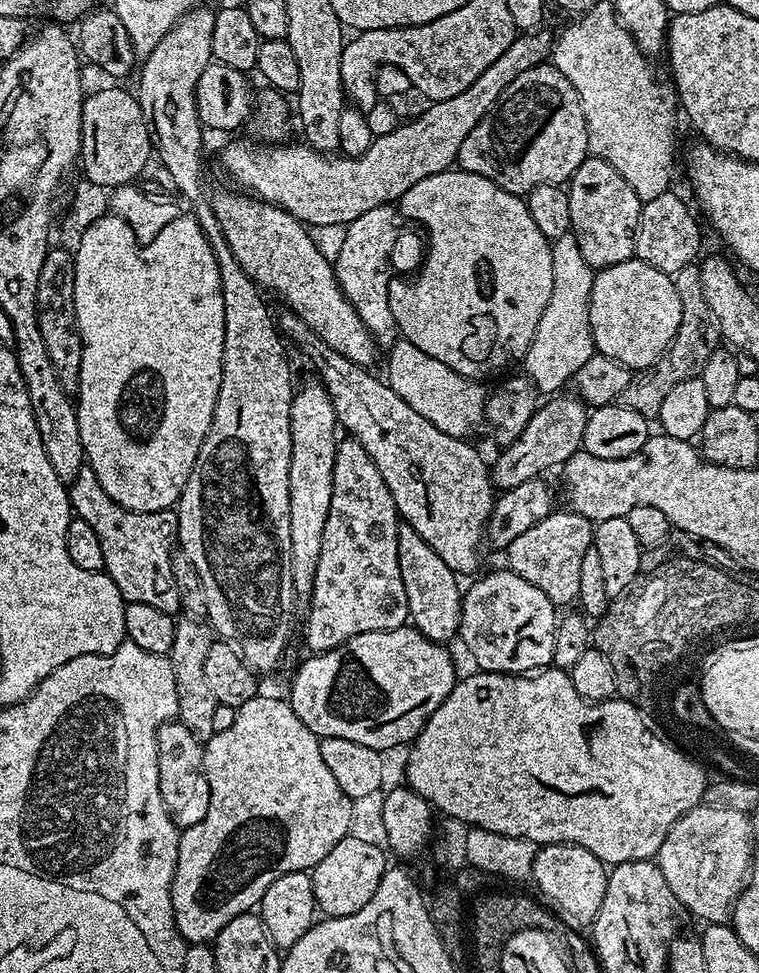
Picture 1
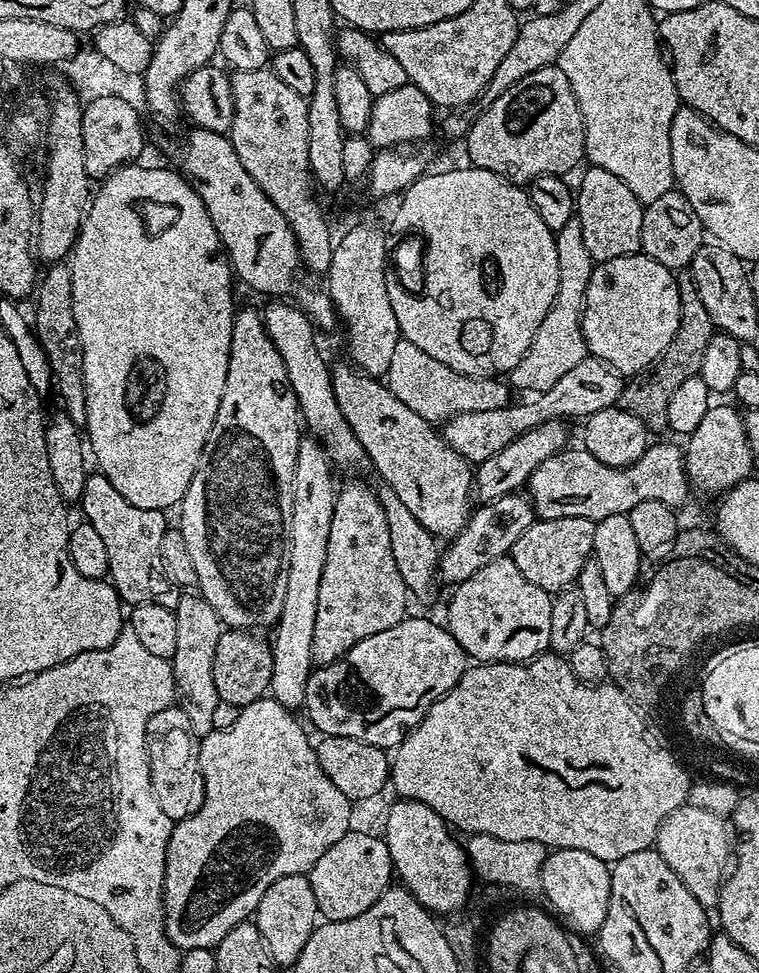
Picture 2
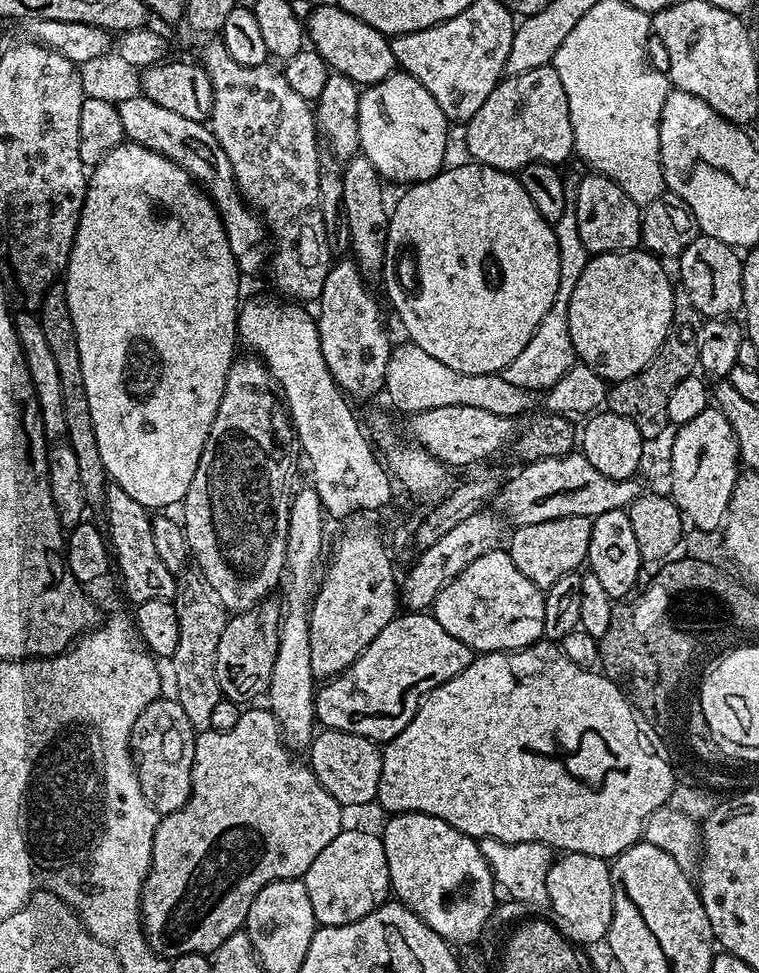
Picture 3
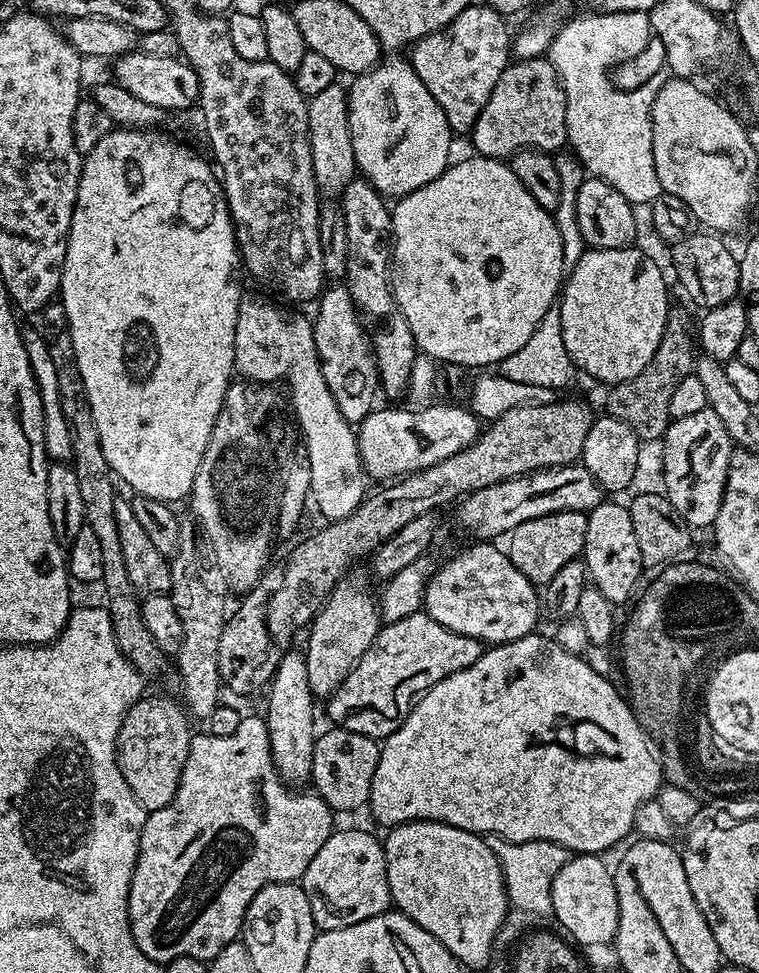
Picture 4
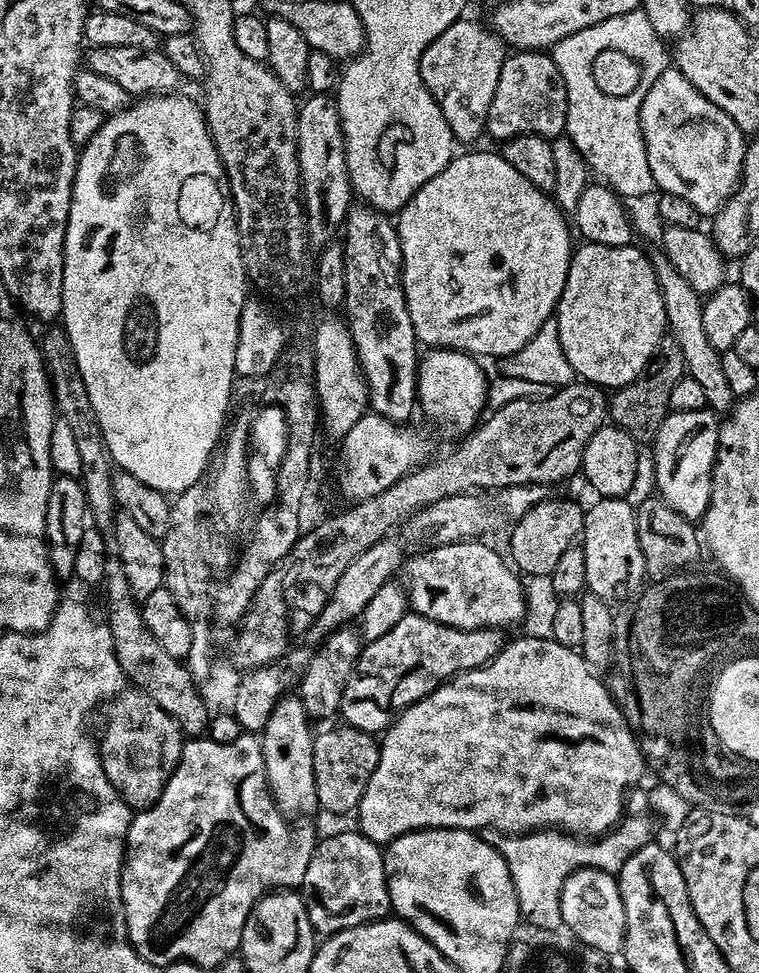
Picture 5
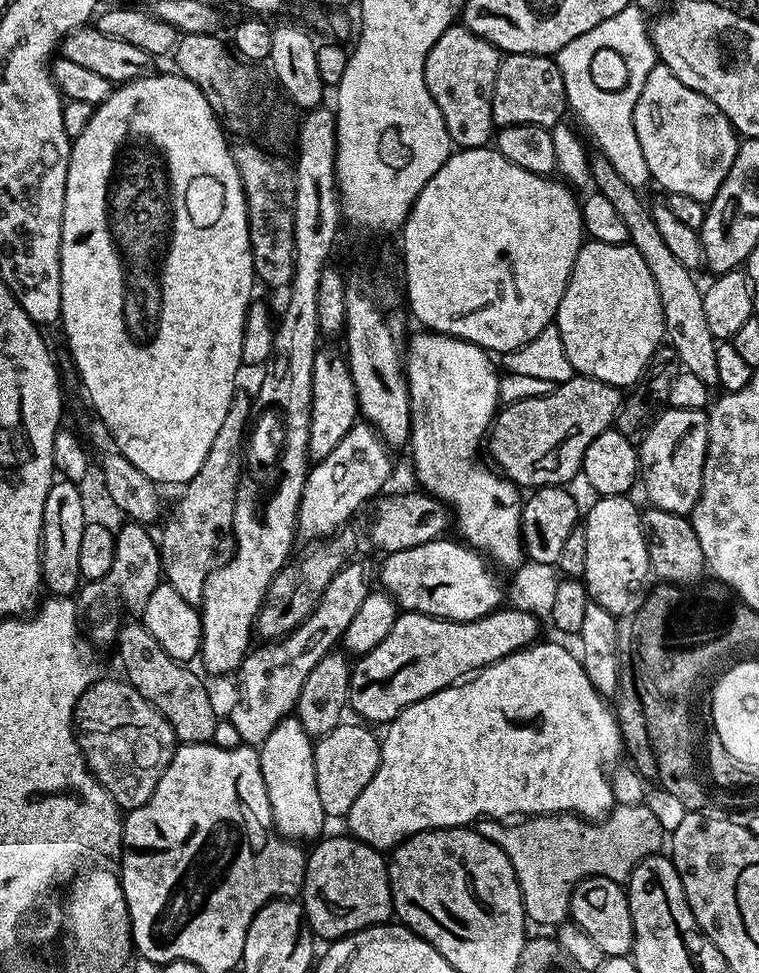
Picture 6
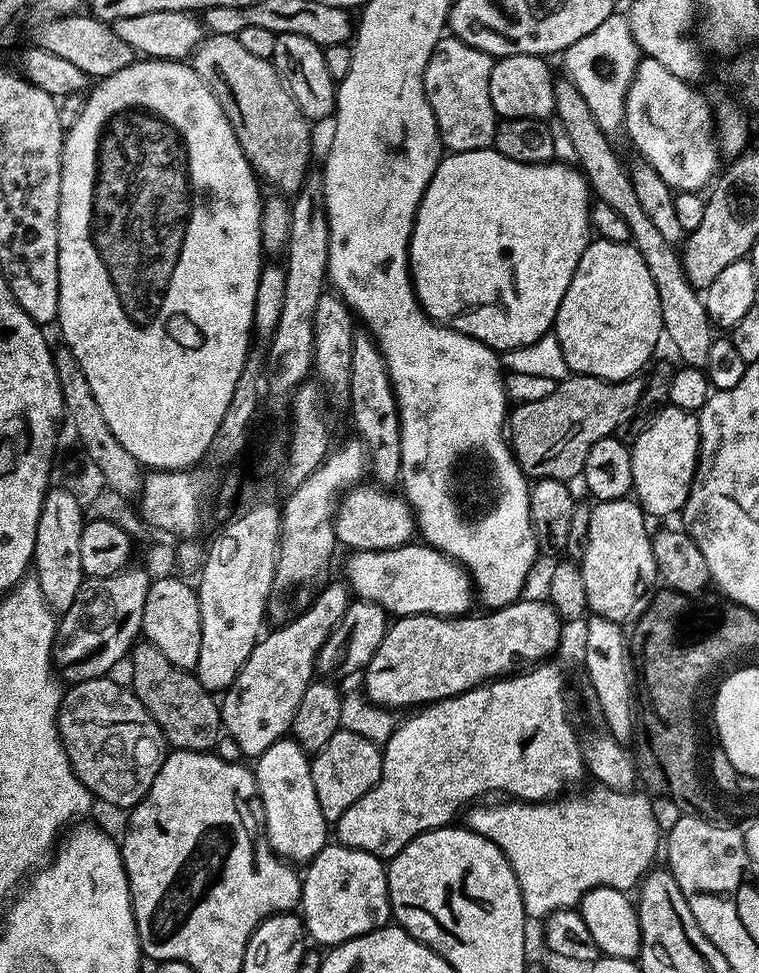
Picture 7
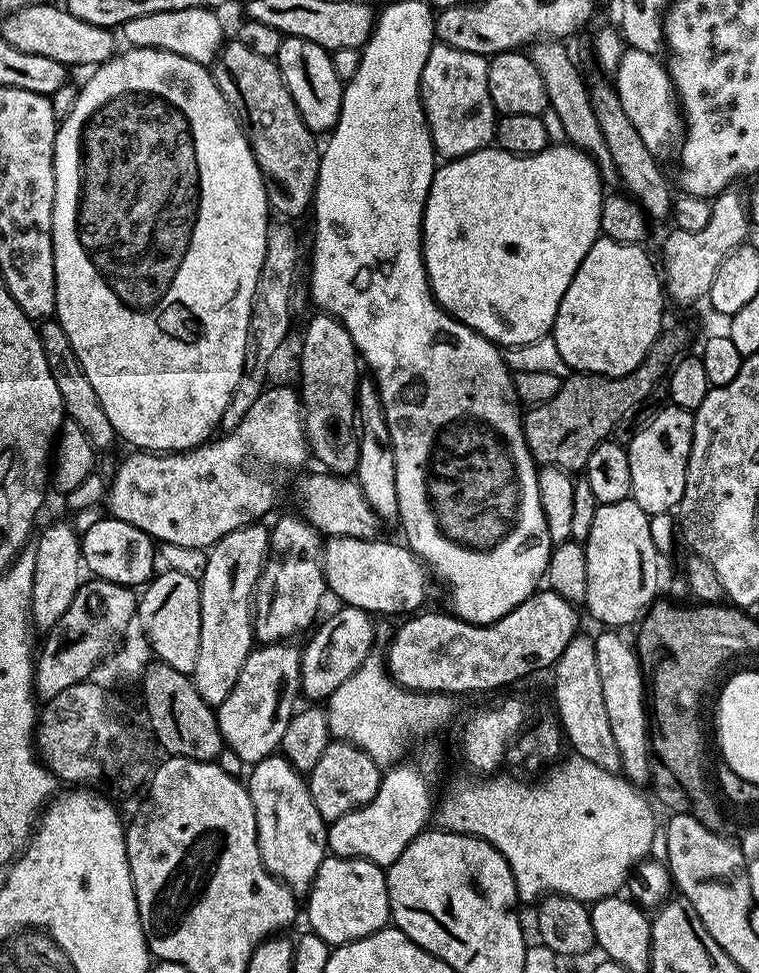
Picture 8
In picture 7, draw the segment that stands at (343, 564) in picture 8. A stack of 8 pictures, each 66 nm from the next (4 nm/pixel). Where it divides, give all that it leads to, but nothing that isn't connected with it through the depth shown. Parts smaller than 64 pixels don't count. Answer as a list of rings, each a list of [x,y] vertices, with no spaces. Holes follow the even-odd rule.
[[[409,542],[398,546],[397,548],[391,548],[390,550],[374,550],[373,552],[358,552],[353,551],[352,556],[348,560],[348,565],[345,566],[344,572],[348,577],[346,577],[346,583],[353,593],[359,599],[369,600],[374,602],[378,606],[382,606],[384,611],[391,614],[393,617],[399,618],[401,616],[462,616],[473,611],[472,600],[474,604],[474,585],[471,576],[464,571],[464,567],[457,564],[451,556],[448,556],[444,552],[440,552],[436,548],[430,548],[427,544],[423,542]]]

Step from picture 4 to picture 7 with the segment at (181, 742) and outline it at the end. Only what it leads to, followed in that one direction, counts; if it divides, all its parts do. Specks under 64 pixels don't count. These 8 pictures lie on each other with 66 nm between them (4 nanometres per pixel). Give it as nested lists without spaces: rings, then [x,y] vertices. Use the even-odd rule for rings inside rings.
[[[108,676],[90,678],[86,682],[71,685],[61,695],[58,717],[60,741],[70,758],[70,766],[78,782],[82,782],[82,786],[86,786],[97,801],[105,800],[116,808],[131,810],[144,801],[145,794],[152,789],[154,778],[158,778],[158,770],[170,751],[170,745],[158,722],[154,722],[131,687],[124,685],[123,688],[118,681],[112,679]]]

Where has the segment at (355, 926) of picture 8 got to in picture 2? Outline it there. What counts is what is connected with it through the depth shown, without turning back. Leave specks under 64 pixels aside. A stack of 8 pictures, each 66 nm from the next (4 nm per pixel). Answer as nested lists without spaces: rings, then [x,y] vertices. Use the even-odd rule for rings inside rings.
[[[352,831],[347,832],[342,838],[338,838],[338,842],[334,842],[334,846],[330,846],[330,850],[326,850],[326,854],[322,854],[322,858],[318,858],[318,862],[314,862],[314,866],[306,875],[314,890],[317,913],[325,921],[358,918],[358,914],[370,910],[370,906],[374,906],[374,902],[378,902],[378,898],[394,880],[390,850],[384,837]]]

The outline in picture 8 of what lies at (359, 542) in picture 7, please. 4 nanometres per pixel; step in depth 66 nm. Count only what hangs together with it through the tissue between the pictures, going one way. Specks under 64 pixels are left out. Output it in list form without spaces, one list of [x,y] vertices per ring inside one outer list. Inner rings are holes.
[[[327,471],[312,472],[300,480],[296,488],[296,500],[300,503],[299,511],[305,520],[325,537],[341,536],[342,538],[377,539],[381,520],[376,517],[370,502],[366,502],[366,494],[355,482],[346,476],[329,474]]]

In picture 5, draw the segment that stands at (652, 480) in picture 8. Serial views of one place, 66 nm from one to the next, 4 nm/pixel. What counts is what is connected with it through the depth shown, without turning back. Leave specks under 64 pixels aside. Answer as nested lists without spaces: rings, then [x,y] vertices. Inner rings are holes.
[[[707,407],[685,412],[669,411],[650,445],[652,472],[656,475],[655,491],[661,500],[665,500],[673,510],[682,514],[682,518],[693,522],[703,521],[706,506],[710,506],[712,471],[720,445],[720,426],[717,413]]]

